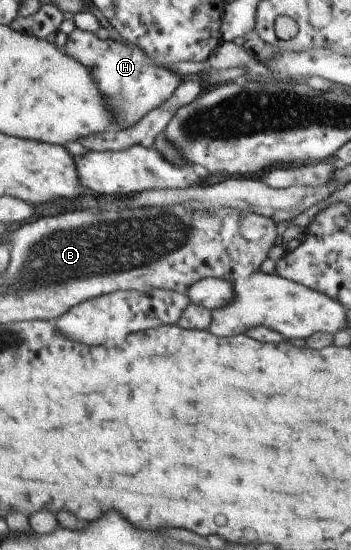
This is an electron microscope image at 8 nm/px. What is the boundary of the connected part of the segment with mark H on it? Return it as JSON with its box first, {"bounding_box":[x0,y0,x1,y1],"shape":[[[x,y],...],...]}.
{"bounding_box":[62,28,184,132],"shape":[[[74,28],[63,44],[62,53],[88,69],[107,112],[109,123],[115,131],[126,132],[136,125],[150,110],[165,102],[178,84],[184,81],[174,71],[155,64],[138,46],[111,38],[99,39],[92,32]]]}

